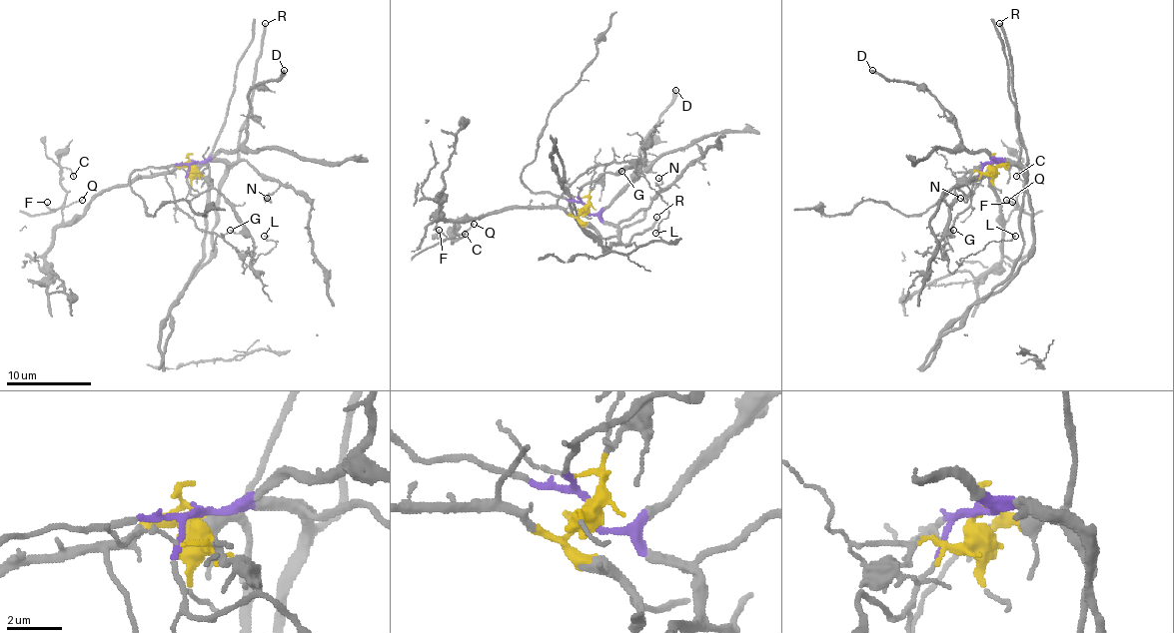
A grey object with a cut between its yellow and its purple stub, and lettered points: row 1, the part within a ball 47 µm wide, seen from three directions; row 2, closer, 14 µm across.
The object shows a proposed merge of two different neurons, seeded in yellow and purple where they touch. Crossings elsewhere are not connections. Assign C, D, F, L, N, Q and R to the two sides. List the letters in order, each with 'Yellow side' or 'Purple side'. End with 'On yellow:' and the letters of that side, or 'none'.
C: Yellow side
D: Purple side
F: Yellow side
L: Yellow side
N: Purple side
Q: Yellow side
R: Purple side
On yellow: C, F, L, Q

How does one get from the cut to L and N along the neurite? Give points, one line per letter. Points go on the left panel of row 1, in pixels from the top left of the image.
L: (193, 163), (180, 163), (165, 176), (174, 202), (199, 230), (223, 238), (244, 270), (276, 245), (264, 236)
N: (193, 163), (246, 161), (259, 174), (270, 176), (278, 185), (268, 202), (268, 198)

